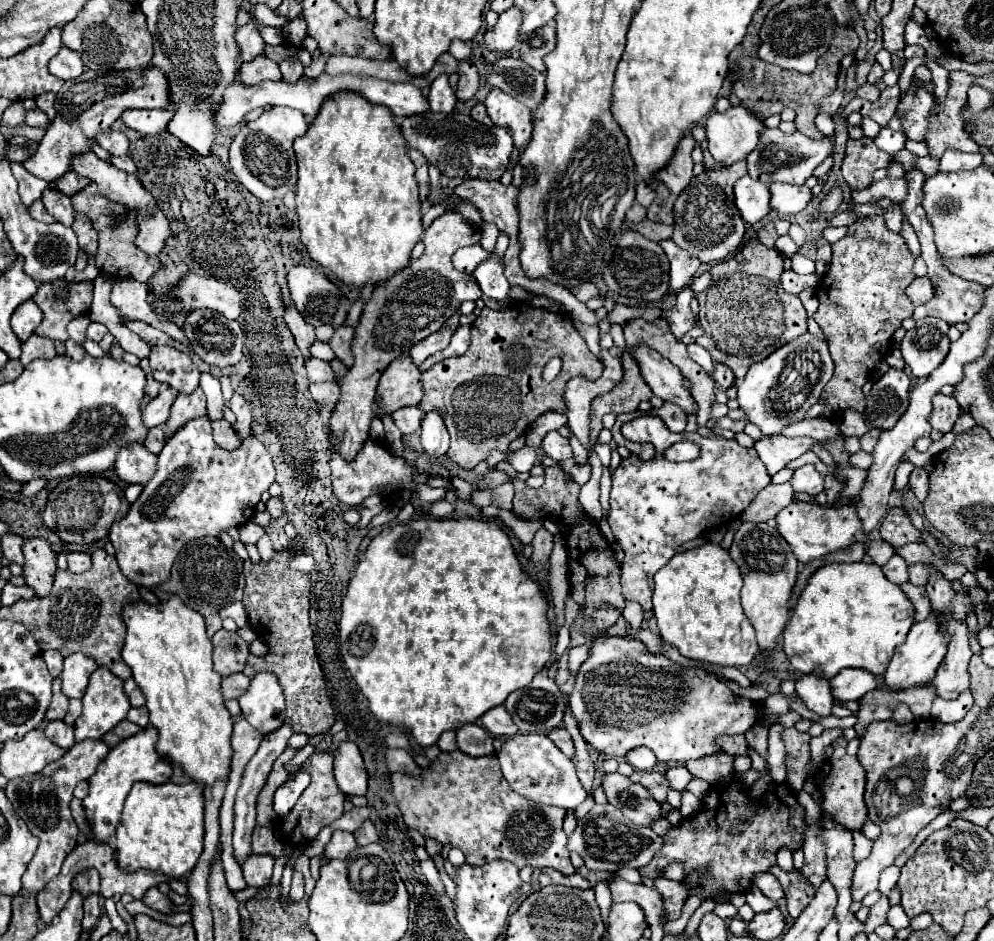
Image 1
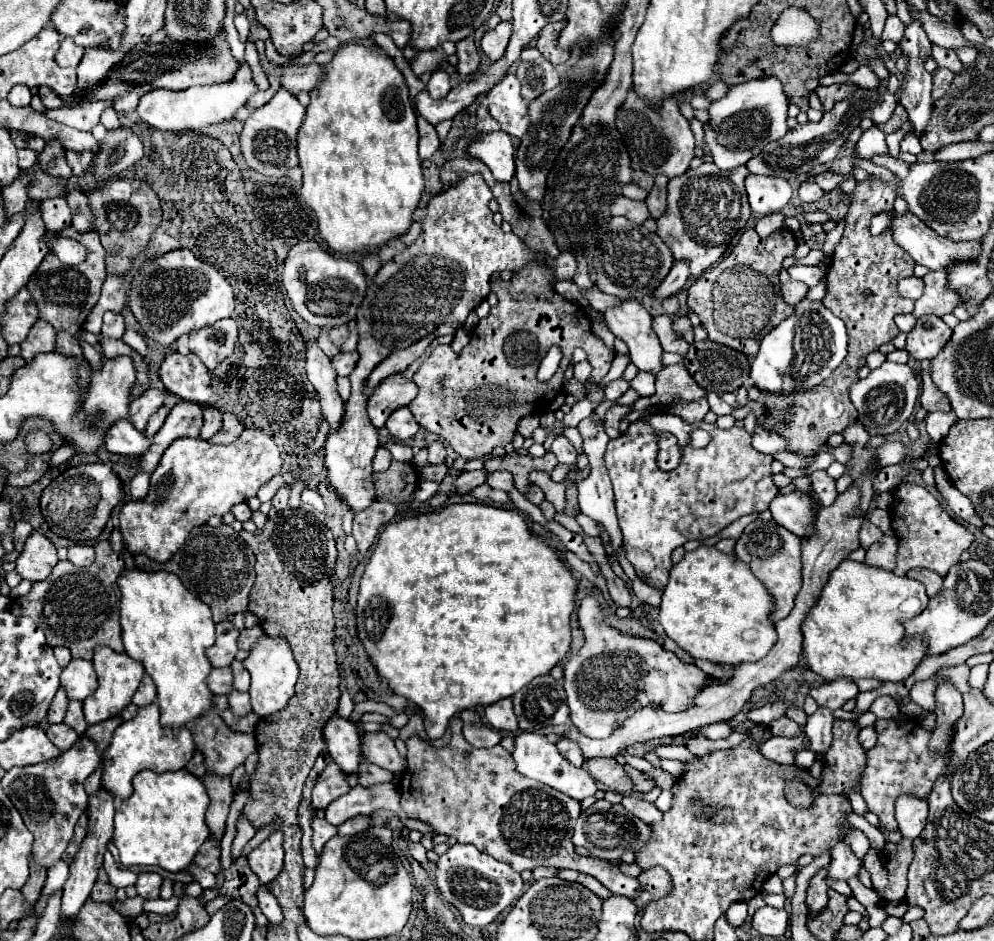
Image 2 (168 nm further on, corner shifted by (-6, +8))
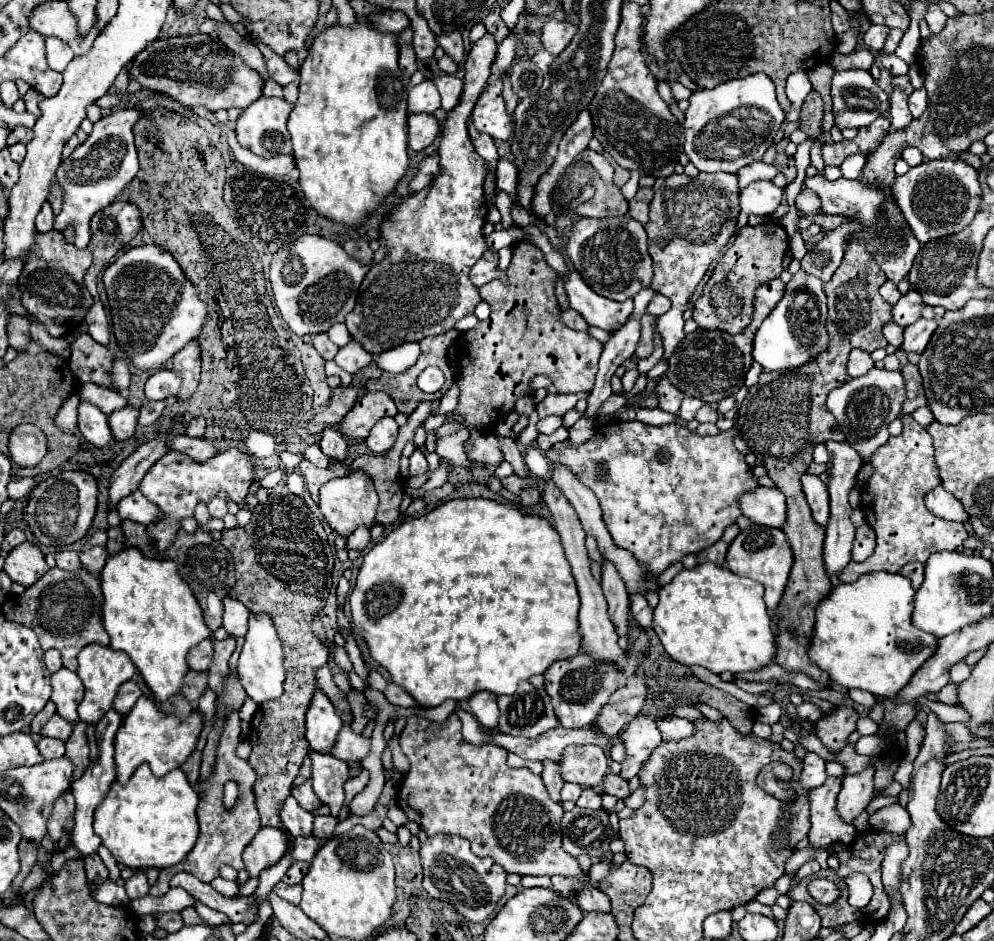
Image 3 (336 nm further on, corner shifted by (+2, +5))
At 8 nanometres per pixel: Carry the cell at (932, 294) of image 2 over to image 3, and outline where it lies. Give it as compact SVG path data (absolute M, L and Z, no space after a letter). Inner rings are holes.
M908 290L906 296L902 296L902 300L898 300L898 304L892 310L892 320L896 324L900 324L902 328L914 324L920 318L920 312L924 308L924 300L922 294L918 290Z

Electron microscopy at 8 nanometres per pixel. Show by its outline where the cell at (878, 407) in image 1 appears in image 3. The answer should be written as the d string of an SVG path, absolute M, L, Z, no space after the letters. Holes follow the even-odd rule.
M872 368L864 376L852 378L842 388L836 388L834 392L830 392L826 404L828 404L830 412L834 414L834 418L838 420L842 432L846 432L846 436L848 436L846 442L852 444L860 452L864 462L868 462L872 452L888 442L888 438L890 438L888 424L894 418L898 418L904 396L906 396L906 384L904 384L900 370L888 372L888 370Z

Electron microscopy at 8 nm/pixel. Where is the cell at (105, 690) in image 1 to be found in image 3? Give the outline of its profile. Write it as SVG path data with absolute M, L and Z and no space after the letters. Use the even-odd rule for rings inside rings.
M90 644L90 646L82 648L82 652L78 654L78 664L80 664L78 676L86 688L84 700L78 706L78 718L86 724L96 724L112 708L118 688L136 674L136 668L126 652L116 652L108 646L100 646L100 644Z

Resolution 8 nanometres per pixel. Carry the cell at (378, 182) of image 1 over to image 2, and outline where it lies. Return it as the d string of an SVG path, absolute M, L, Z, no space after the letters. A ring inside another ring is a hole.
M348 43L344 47L338 47L334 51L334 57L330 63L324 65L324 75L320 77L318 85L310 91L310 103L306 107L306 117L304 123L298 131L298 159L300 167L304 169L304 183L302 183L302 197L304 201L314 209L318 217L318 227L320 227L320 237L340 253L350 253L350 251L374 251L382 245L386 245L390 239L398 239L402 233L408 231L412 225L412 213L420 201L420 195L424 191L424 177L422 177L422 163L418 157L418 129L416 129L416 113L410 103L410 93L404 75L396 69L392 57L378 49L378 47L364 47L358 43Z

